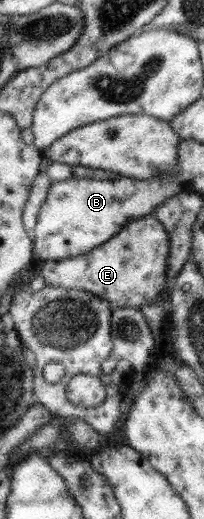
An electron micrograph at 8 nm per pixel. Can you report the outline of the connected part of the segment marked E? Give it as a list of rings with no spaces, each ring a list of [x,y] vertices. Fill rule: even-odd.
[[[153,216],[141,217],[130,220],[114,237],[85,254],[65,260],[43,262],[40,276],[45,279],[47,287],[84,290],[109,301],[114,307],[139,309],[153,301],[163,301],[169,305],[170,289],[166,288],[169,251],[170,240],[165,227]]]

